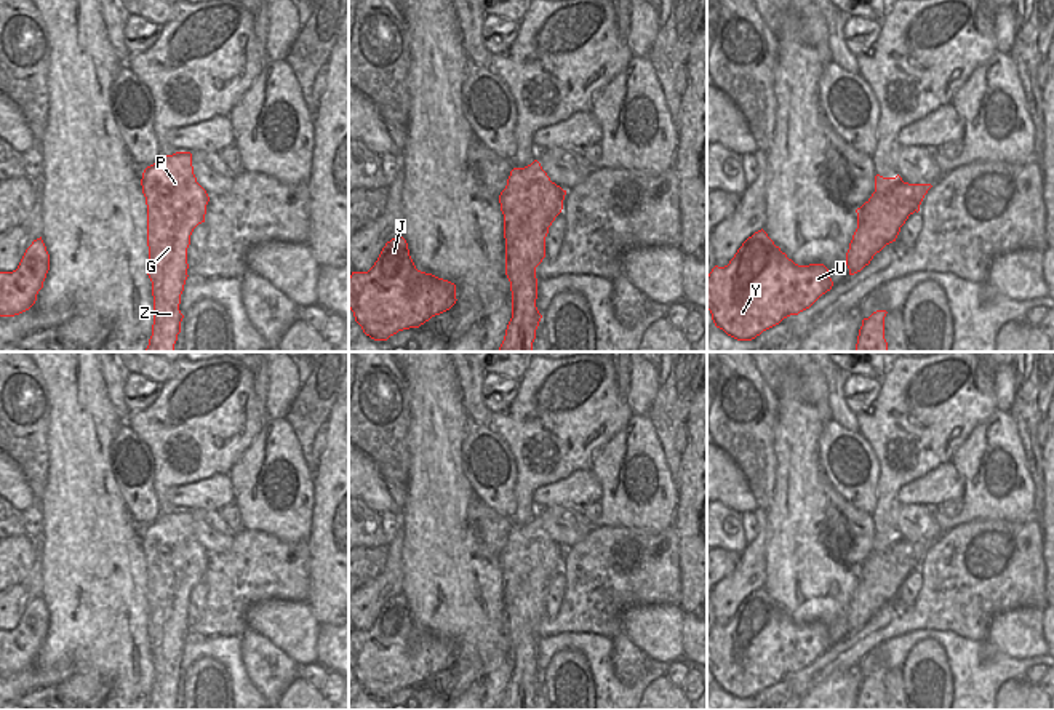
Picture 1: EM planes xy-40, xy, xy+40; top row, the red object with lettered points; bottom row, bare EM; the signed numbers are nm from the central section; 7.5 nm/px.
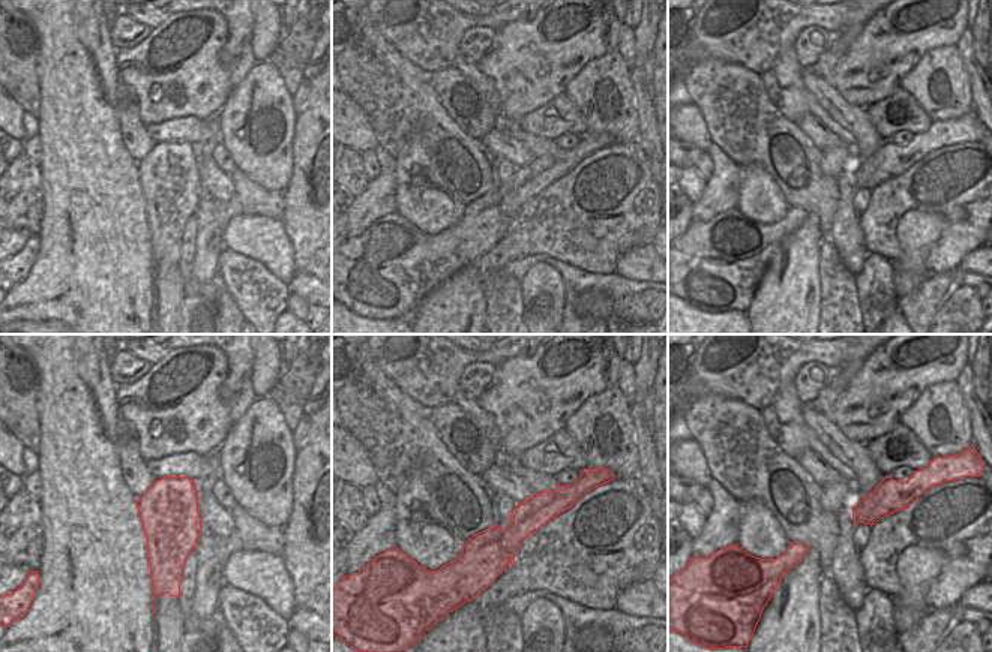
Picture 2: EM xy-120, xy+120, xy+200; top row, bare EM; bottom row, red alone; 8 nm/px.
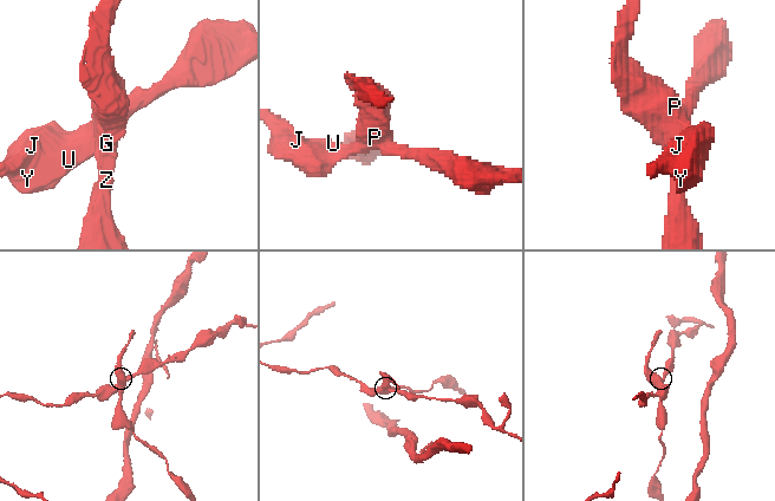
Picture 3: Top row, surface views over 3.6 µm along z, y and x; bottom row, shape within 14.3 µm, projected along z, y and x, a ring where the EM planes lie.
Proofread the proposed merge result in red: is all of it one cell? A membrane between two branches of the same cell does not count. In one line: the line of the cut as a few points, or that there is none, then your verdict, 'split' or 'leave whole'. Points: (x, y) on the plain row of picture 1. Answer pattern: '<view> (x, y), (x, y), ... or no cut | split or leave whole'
xy+40 (882, 584), (880, 602), (883, 605) | split

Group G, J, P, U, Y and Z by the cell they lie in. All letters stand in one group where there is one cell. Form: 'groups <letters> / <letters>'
groups G P Z / J U Y

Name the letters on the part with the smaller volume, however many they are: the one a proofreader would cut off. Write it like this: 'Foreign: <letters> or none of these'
Foreign: G, P, Z

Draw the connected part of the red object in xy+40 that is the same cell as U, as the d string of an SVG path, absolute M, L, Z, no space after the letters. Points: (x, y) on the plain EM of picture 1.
M761 587L749 595L728 624L707 633L707 667L717 686L737 699L752 699L790 673L809 667L833 640L824 622L798 624Z

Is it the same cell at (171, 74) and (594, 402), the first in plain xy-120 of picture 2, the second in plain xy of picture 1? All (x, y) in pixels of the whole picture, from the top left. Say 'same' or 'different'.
same

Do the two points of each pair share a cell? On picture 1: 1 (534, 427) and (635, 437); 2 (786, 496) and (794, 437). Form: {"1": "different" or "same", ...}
{"1": "different", "2": "same"}

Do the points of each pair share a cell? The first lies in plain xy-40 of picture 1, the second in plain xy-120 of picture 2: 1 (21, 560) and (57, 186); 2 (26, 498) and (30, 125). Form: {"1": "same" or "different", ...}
{"1": "different", "2": "different"}

